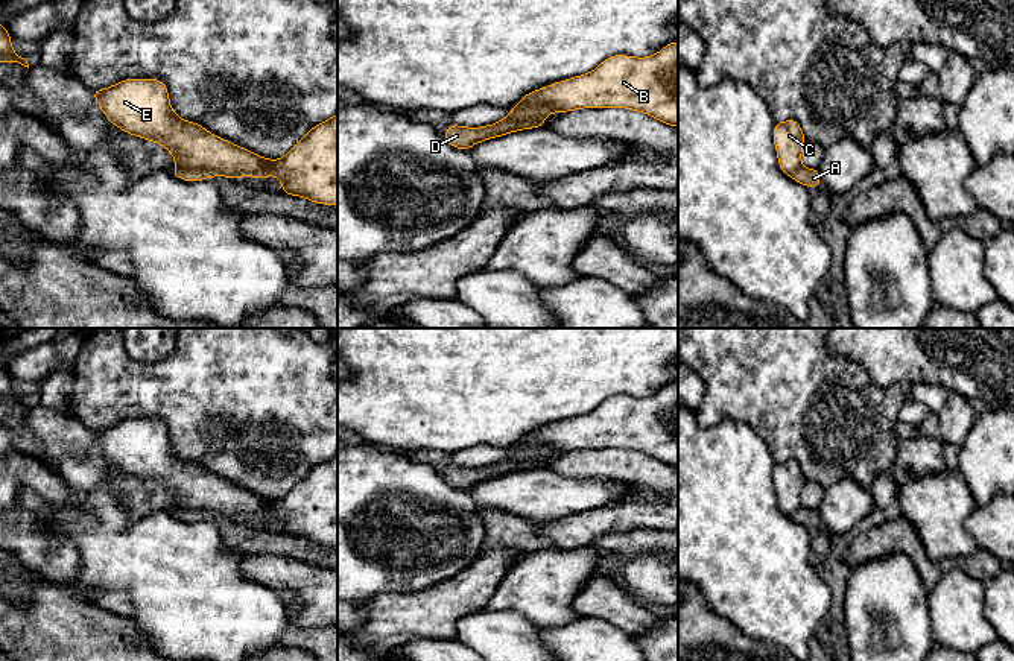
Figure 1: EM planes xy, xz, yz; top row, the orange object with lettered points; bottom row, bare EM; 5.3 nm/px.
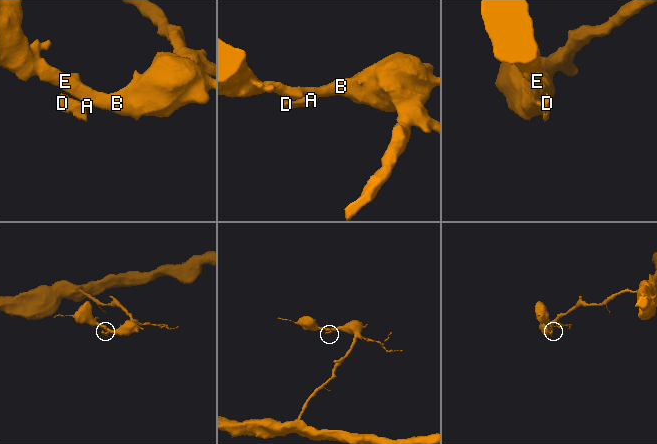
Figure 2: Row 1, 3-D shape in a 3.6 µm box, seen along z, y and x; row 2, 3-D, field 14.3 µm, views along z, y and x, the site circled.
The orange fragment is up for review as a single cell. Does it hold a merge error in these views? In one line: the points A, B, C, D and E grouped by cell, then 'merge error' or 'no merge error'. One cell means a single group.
A D / B C E | merge error

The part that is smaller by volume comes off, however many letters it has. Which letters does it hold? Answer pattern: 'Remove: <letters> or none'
Remove: A, D

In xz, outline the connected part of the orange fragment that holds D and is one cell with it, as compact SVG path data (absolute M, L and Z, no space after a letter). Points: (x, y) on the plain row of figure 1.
M518 442L512 447L511 454L508 457L503 457L494 465L467 468L450 463L448 471L442 473L441 476L453 488L468 491L480 482L497 479L509 473L543 468L543 463L547 459L547 456L547 448Z

